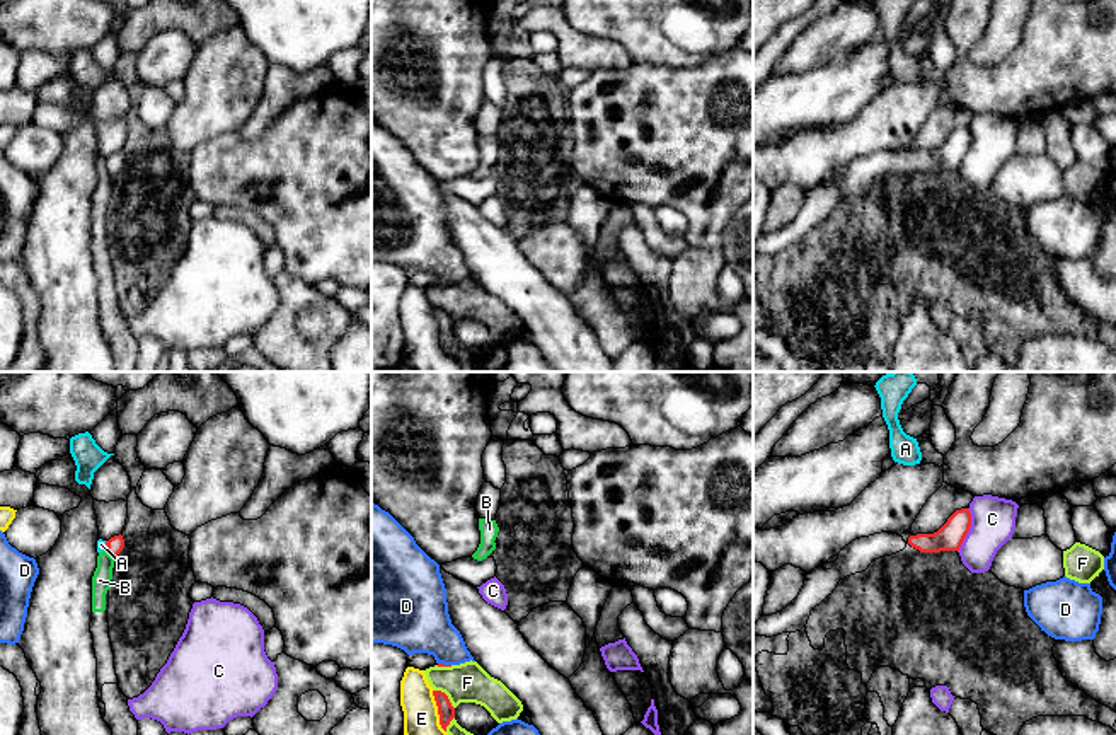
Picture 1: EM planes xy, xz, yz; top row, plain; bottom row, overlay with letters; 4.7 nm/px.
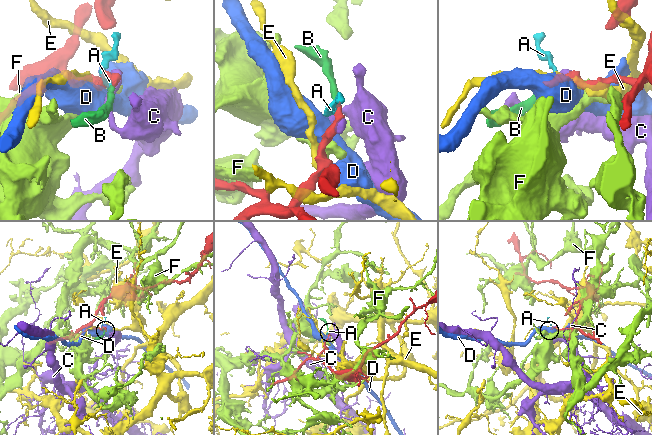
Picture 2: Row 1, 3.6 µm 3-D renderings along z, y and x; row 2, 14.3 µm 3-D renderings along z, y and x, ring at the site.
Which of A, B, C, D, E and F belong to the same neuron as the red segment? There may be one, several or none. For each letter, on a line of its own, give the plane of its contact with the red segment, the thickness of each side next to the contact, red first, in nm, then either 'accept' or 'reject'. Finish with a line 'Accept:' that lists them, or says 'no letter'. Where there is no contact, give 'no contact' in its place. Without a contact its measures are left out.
A: meets red in xy; 80 nm thick on the red side, 50 nm on the other; reject
B: meets red in xy; 80 nm thick on the red side, 100 nm on the other; reject
C: meets red in yz; 130 nm thick on the red side, 200 nm on the other; reject
D: meets red in xz; 20 nm thick on the red side, 300 nm on the other; reject
E: meets red in xz; 80 nm thick on the red side, 160 nm on the other; reject
F: meets red in xz; 80 nm thick on the red side, 190 nm on the other; reject
Accept: no letter

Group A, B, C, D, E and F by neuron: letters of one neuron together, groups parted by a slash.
A B / C / D / E / F

